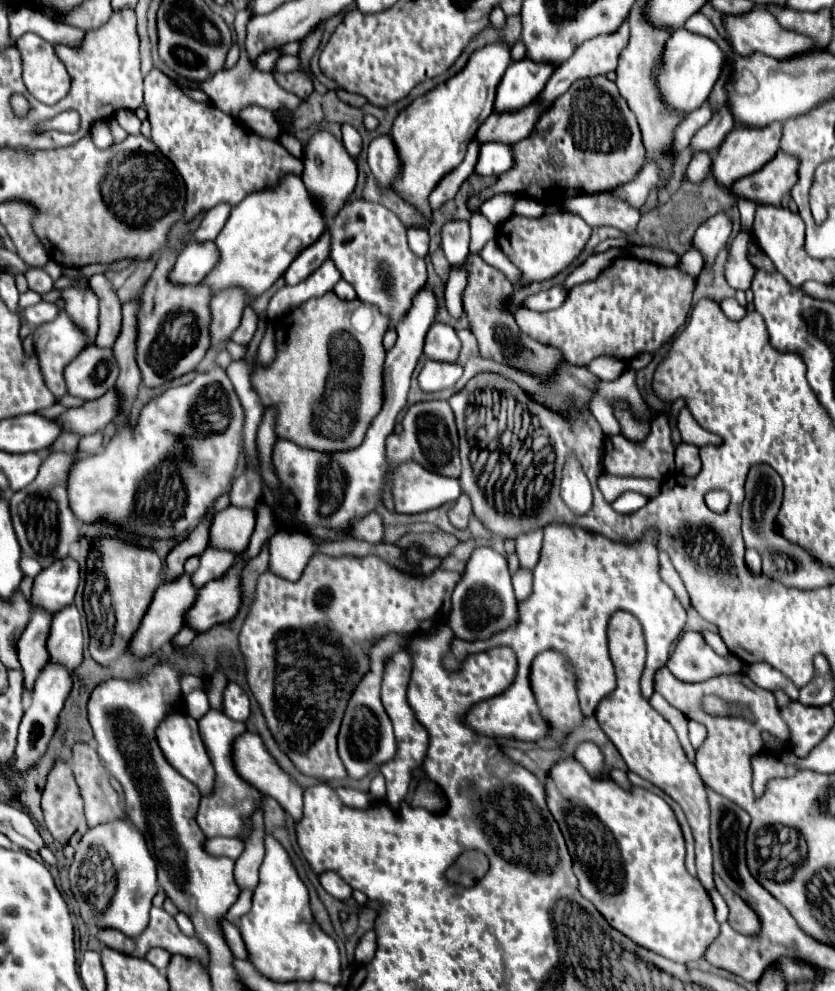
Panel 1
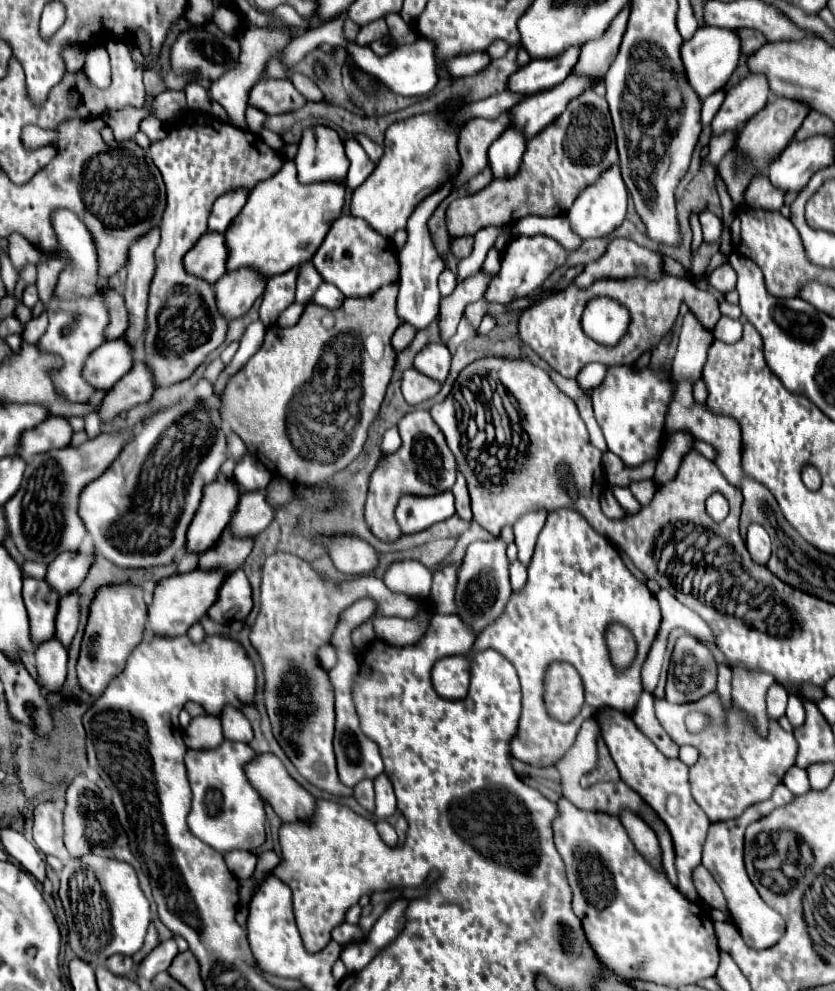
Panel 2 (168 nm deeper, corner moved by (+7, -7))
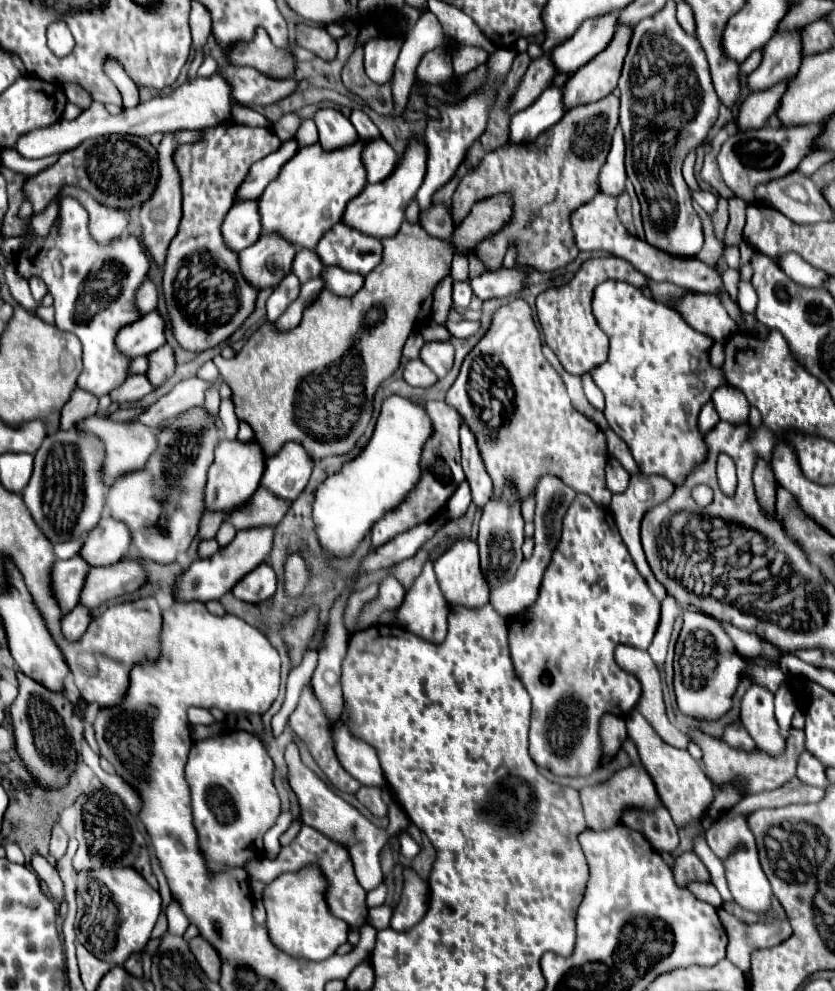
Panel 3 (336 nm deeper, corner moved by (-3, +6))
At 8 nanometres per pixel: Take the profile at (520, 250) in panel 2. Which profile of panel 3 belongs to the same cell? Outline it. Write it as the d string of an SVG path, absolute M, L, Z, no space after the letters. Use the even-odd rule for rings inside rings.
M515 266L515 268L499 268L493 272L483 272L481 276L475 276L469 280L469 286L473 294L479 300L493 300L493 298L507 298L517 294L523 288L523 276L527 274L527 268Z

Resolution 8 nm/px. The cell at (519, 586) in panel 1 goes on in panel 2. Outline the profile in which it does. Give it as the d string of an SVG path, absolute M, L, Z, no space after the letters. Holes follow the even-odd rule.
M519 561L511 563L511 587L513 591L521 591L527 583L527 567L521 565Z

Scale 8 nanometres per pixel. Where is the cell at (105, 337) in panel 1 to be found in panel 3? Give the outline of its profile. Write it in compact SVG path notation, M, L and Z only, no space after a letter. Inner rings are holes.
M147 280L137 292L137 308L141 314L147 314L157 308L157 288L151 280Z

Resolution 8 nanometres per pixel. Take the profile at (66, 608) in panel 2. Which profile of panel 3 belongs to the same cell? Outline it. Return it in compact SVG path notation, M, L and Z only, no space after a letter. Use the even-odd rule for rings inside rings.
M125 558L111 566L91 568L81 592L81 604L87 608L97 608L111 598L139 590L147 580L149 578L143 564L133 558Z

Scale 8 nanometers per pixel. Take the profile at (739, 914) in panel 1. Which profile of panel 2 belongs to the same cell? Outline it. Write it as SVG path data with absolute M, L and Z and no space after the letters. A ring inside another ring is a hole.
M699 865L699 867L693 871L693 881L695 881L695 887L697 887L699 897L701 897L707 905L711 905L713 909L721 909L721 911L727 913L727 917L729 917L729 909L727 909L725 897L723 897L723 893L721 893L719 885L715 883L715 879L711 877L711 873L709 873L703 865Z

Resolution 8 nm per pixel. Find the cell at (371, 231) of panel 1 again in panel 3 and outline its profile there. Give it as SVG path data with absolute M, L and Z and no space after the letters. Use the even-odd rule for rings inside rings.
M343 222L327 230L315 248L323 266L341 266L363 276L381 262L381 250L379 238L351 230Z

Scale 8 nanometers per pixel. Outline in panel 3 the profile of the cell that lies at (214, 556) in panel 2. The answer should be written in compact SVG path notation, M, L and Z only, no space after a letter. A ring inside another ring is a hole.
M259 488L255 496L261 498L251 498L245 506L245 510L235 512L227 522L231 522L237 530L243 528L255 528L255 526L277 526L291 508L291 500L283 500L265 488Z

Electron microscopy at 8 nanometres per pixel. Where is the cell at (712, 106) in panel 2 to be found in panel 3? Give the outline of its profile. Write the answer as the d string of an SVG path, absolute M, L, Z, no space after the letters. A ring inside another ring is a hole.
M755 50L755 52L741 64L741 74L749 74L749 72L757 70L757 66L761 64L761 58L763 58L763 50Z

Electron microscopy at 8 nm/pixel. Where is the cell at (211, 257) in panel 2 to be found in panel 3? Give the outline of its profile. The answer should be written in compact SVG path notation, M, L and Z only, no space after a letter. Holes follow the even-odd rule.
M239 200L233 204L223 222L223 238L231 250L241 252L243 248L257 242L261 236L259 206L257 200Z

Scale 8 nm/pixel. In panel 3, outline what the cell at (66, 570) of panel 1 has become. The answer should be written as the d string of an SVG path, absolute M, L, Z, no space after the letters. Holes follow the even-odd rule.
M109 516L101 518L101 522L89 532L85 546L79 556L89 566L109 566L123 560L131 546L131 532L119 520Z

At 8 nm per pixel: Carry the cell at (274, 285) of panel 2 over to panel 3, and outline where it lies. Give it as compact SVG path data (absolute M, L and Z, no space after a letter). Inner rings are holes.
M289 274L279 282L279 286L273 290L273 294L267 300L269 322L275 322L287 310L287 306L299 296L299 288L301 288L301 282L295 278L295 274Z

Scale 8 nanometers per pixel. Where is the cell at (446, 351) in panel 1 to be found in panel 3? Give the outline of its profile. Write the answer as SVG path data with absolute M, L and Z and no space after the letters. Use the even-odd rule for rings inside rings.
M427 342L421 348L419 358L439 376L443 378L453 366L453 346L449 342Z

